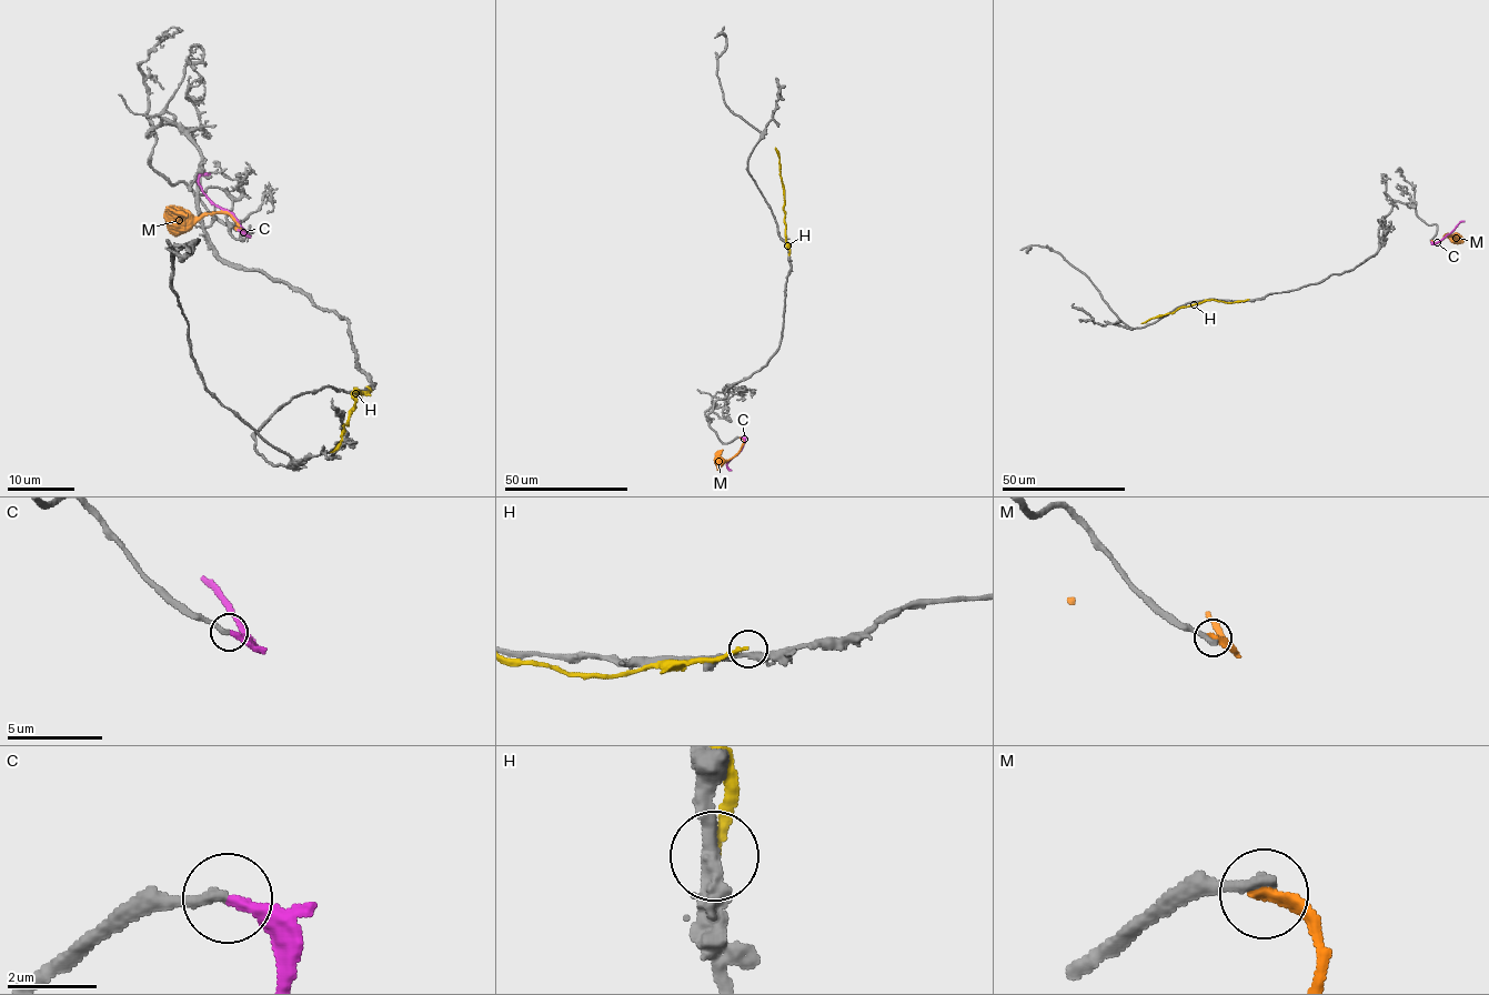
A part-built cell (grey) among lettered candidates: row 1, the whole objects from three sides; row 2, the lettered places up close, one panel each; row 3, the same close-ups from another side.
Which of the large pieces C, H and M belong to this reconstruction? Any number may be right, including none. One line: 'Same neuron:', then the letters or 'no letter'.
Same neuron: C

